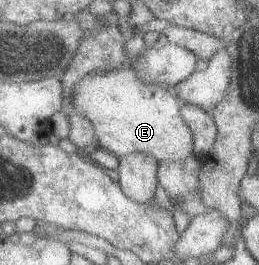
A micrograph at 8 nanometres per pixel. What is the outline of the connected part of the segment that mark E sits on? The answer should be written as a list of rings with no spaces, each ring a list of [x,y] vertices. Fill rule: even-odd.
[[[134,66],[108,71],[108,74],[92,74],[79,82],[75,90],[76,97],[73,104],[83,115],[91,118],[94,123],[100,145],[120,158],[134,153],[146,153],[156,157],[160,162],[184,161],[195,152],[195,138],[193,130],[184,120],[184,100],[174,94],[171,88],[162,85],[151,85],[140,80],[140,75]]]

